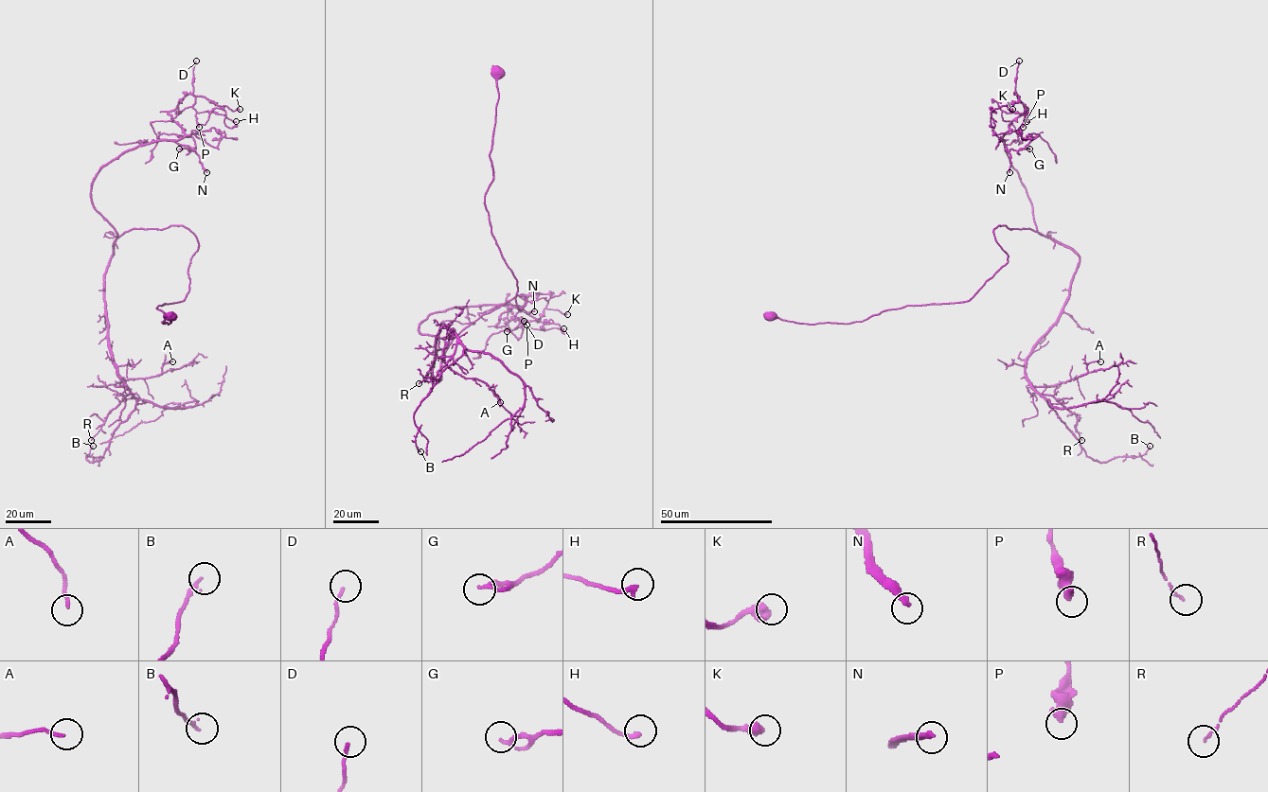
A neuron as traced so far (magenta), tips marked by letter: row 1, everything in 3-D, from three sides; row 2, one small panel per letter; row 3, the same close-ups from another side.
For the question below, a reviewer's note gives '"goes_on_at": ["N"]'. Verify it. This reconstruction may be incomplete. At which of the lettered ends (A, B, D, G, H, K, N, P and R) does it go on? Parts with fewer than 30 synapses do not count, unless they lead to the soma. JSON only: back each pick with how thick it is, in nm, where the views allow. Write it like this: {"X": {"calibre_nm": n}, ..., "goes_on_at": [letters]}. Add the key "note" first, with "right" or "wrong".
{"note": "right", "N": {"calibre_nm": 240}, "goes_on_at": ["N"]}

